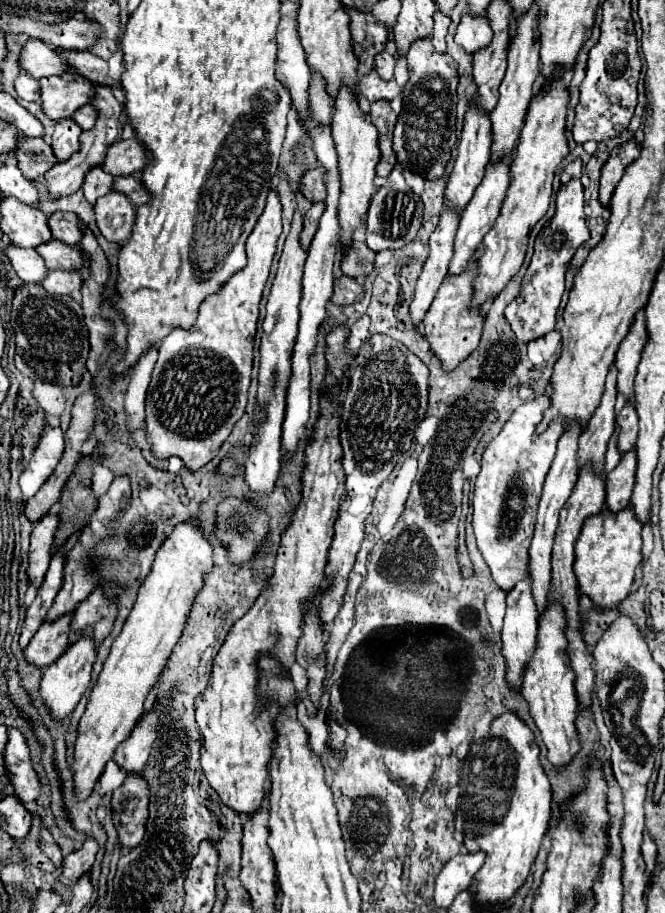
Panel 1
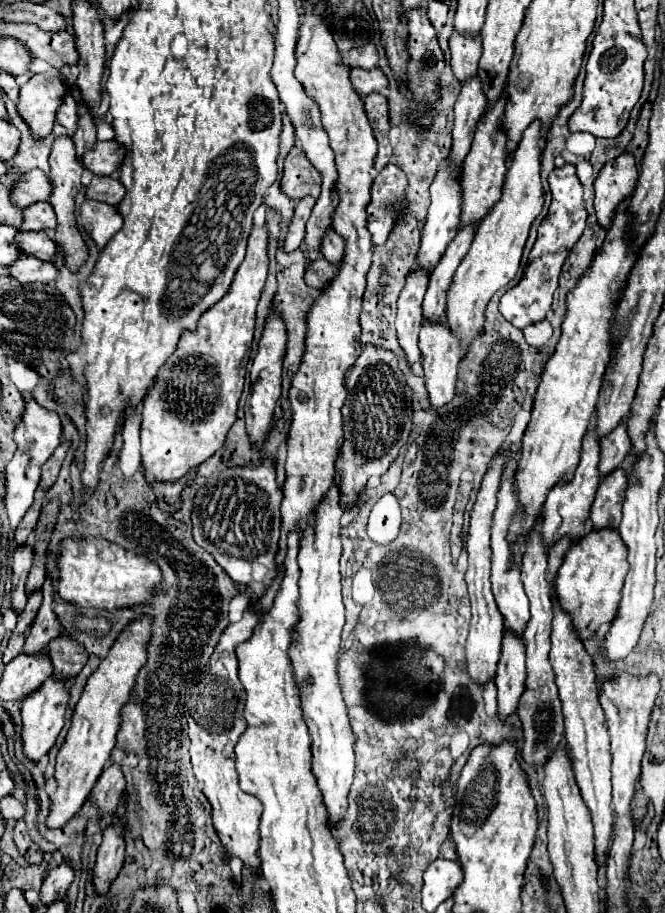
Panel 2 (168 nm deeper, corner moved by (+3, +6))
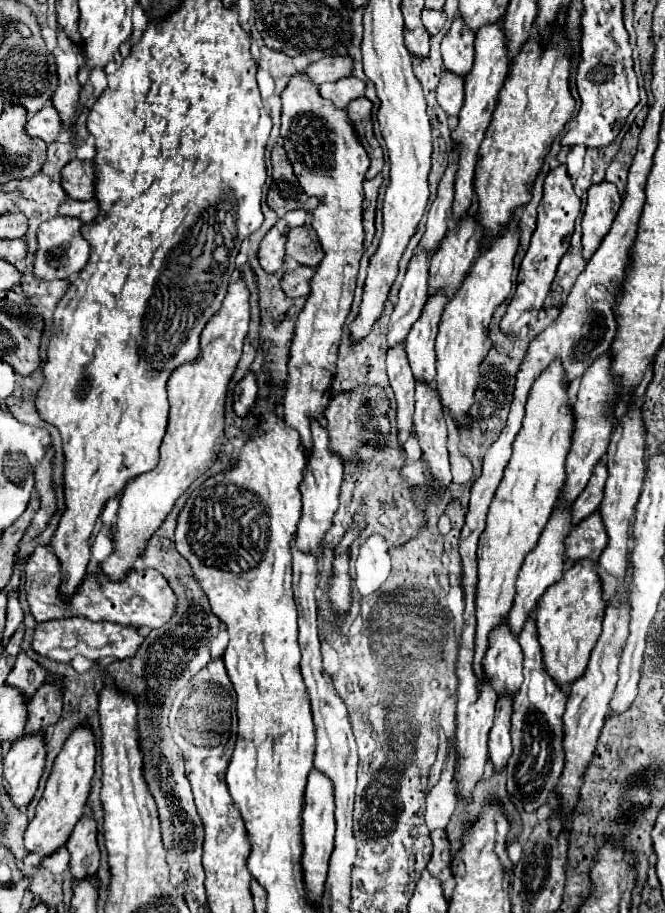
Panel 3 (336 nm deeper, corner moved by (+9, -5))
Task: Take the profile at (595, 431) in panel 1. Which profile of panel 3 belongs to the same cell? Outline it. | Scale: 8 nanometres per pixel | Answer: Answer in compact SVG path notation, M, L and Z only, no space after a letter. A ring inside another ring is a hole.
M569 507L557 509L557 511L551 515L551 519L549 519L545 531L541 533L541 539L539 539L539 543L535 545L535 549L531 549L531 551L527 553L527 557L525 557L521 569L519 569L519 577L517 577L517 583L515 583L517 595L515 595L513 607L511 607L511 611L509 611L509 629L511 629L511 633L513 633L515 637L521 633L521 629L523 629L525 621L529 619L531 611L535 609L539 597L547 591L547 587L551 587L553 583L557 583L557 581L561 579L561 575L563 575L563 565L565 565L565 561L563 561L563 539L569 535L571 529L573 529L573 525L571 525L571 509L569 509Z

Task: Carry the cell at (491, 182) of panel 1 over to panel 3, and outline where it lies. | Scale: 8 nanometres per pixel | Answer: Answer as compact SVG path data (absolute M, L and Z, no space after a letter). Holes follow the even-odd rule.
M433 295L423 307L423 315L411 327L405 341L405 353L415 381L431 385L435 381L435 337L441 313L447 305L445 295Z

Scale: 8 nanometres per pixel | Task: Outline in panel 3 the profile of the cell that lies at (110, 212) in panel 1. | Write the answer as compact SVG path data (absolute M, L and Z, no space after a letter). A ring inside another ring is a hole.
M53 217L39 225L37 229L37 251L33 259L33 275L41 281L51 279L71 279L75 273L79 273L87 259L89 259L89 243L79 237L79 227L83 223L79 219L67 219L67 217Z

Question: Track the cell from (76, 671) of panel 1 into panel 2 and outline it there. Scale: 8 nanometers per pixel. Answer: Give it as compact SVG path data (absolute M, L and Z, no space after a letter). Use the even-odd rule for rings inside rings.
M49 676L37 690L33 690L29 696L25 696L21 704L21 716L23 716L23 750L31 760L39 760L45 752L51 750L55 744L61 728L63 728L63 716L65 708L69 704L69 684L65 678Z

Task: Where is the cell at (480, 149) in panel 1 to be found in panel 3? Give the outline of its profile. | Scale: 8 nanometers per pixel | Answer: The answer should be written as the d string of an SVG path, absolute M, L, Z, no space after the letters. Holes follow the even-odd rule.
M415 255L409 263L405 273L403 287L399 291L399 299L395 303L389 331L387 331L387 349L393 349L405 343L407 333L411 331L413 323L419 319L425 301L427 301L427 263L423 255Z

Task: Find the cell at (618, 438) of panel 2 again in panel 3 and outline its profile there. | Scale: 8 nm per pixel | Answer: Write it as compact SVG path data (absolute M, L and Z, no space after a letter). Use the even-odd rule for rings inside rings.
M597 465L593 471L593 477L589 479L583 493L577 497L577 501L571 505L571 523L577 525L585 517L597 511L601 499L603 499L603 487L607 481L607 469L603 465Z

